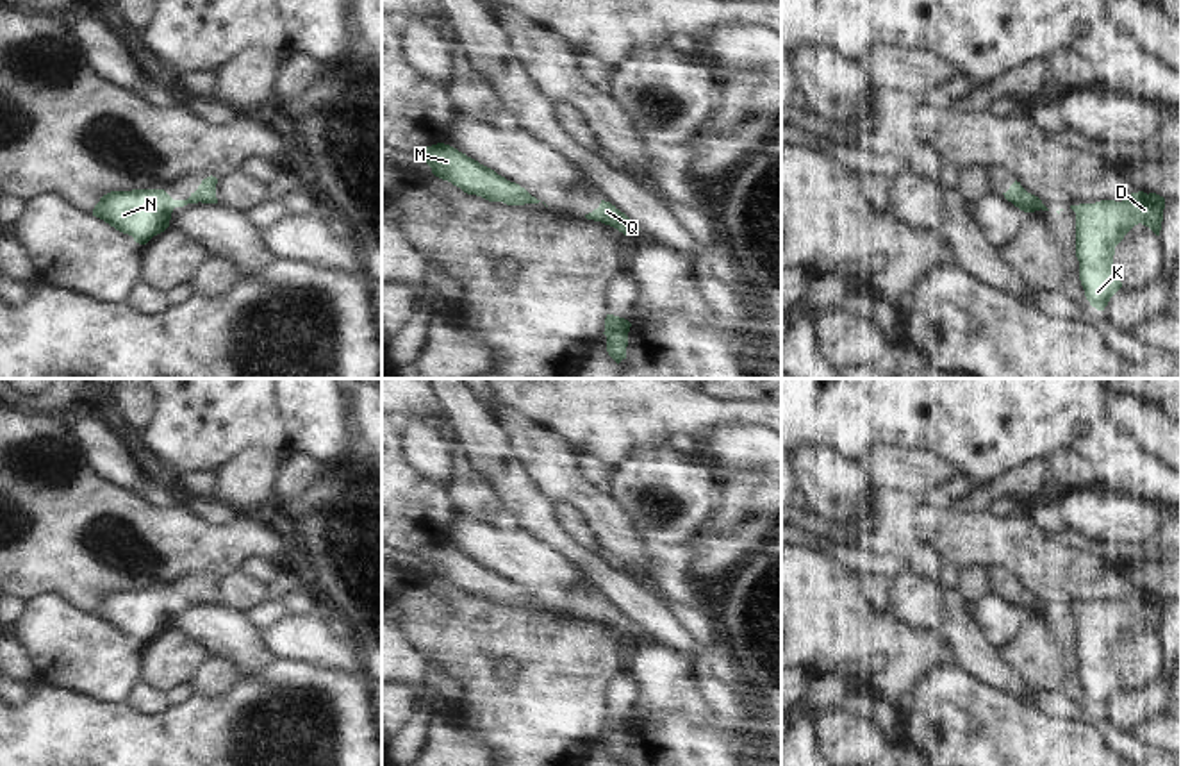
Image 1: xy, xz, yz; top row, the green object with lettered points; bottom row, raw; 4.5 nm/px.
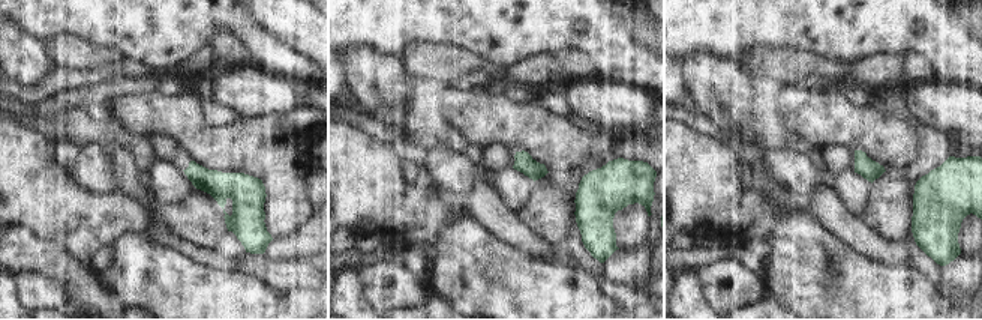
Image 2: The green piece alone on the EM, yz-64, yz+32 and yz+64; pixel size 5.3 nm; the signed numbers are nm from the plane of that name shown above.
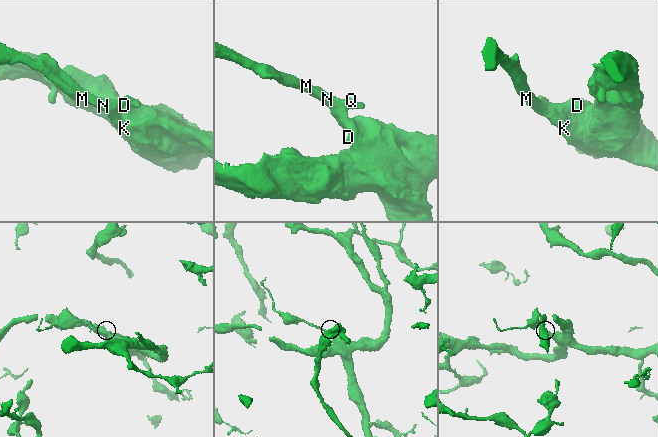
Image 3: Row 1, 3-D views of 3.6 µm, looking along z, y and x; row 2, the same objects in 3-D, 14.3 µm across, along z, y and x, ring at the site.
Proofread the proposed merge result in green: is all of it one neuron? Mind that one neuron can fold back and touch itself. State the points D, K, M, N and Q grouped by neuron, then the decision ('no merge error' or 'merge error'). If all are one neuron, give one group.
D K M N Q; no merge error

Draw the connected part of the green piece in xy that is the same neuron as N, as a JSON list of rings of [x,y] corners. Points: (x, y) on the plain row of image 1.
[[[212,575],[203,579],[187,600],[173,600],[164,589],[111,591],[95,605],[93,616],[132,636],[136,643],[146,645],[169,627],[175,607],[218,604],[216,584],[218,579]]]

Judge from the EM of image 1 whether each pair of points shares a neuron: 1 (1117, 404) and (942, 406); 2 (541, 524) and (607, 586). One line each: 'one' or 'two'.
1: two
2: one

